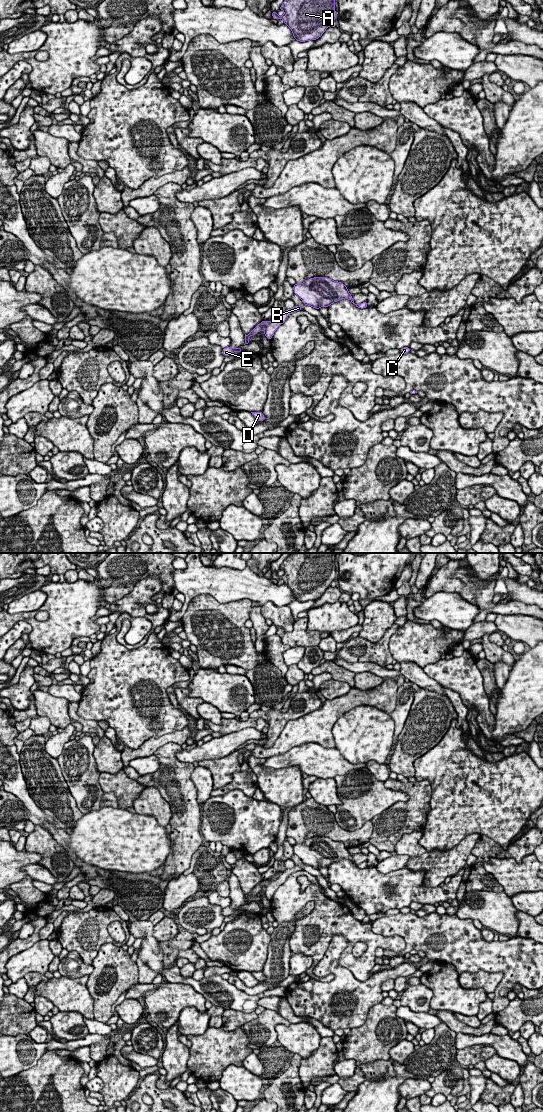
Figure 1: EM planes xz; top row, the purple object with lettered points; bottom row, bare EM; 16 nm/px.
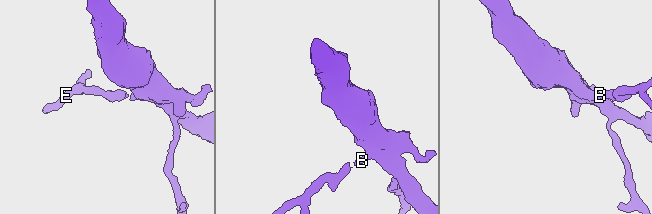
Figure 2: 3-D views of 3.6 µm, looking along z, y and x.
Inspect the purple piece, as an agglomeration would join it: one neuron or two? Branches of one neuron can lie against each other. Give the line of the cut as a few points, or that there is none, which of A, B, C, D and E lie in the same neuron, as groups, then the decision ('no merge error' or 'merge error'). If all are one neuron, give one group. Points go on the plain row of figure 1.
no cut; A B C D E; no merge error

